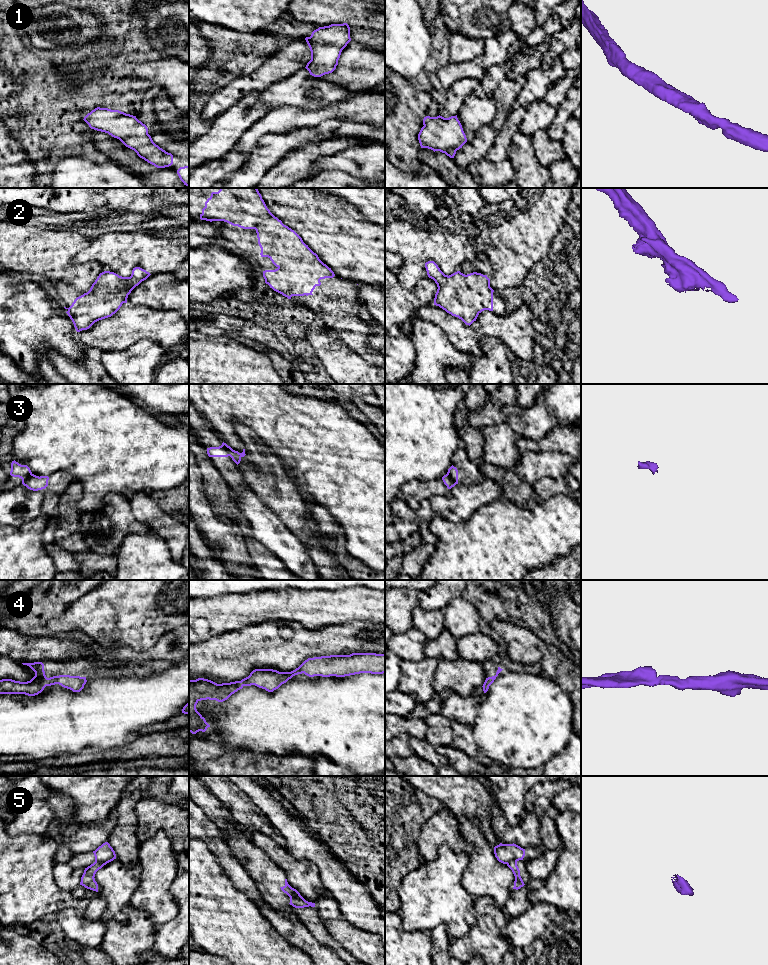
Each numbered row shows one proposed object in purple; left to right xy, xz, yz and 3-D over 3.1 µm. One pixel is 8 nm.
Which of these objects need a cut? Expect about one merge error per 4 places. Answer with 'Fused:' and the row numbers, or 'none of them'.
Fused: 3, 5

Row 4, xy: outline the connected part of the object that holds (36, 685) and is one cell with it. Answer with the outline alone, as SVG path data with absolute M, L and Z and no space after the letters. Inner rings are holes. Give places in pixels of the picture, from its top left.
M42 662L22 664L29 666L35 672L35 676L27 682L12 679L0 680L0 694L25 694L35 696L41 693L46 686L55 684L59 684L73 692L80 692L87 682L86 677L80 676L59 675L47 678Z

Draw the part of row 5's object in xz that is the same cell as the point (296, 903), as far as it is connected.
M290 897L290 905L292 905L295 908L304 908L304 907L315 907L315 903L308 902L306 900L298 900L294 897Z

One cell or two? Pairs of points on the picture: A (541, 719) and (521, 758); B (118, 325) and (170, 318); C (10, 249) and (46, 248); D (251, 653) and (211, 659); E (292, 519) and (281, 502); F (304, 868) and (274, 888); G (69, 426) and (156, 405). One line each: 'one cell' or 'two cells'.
A: one cell
B: one cell
C: one cell
D: one cell
E: one cell
F: two cells
G: two cells

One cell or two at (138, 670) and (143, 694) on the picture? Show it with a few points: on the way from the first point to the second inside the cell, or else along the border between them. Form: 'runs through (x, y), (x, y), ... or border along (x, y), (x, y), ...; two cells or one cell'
border along (162, 670), (142, 677), (116, 678); two cells

